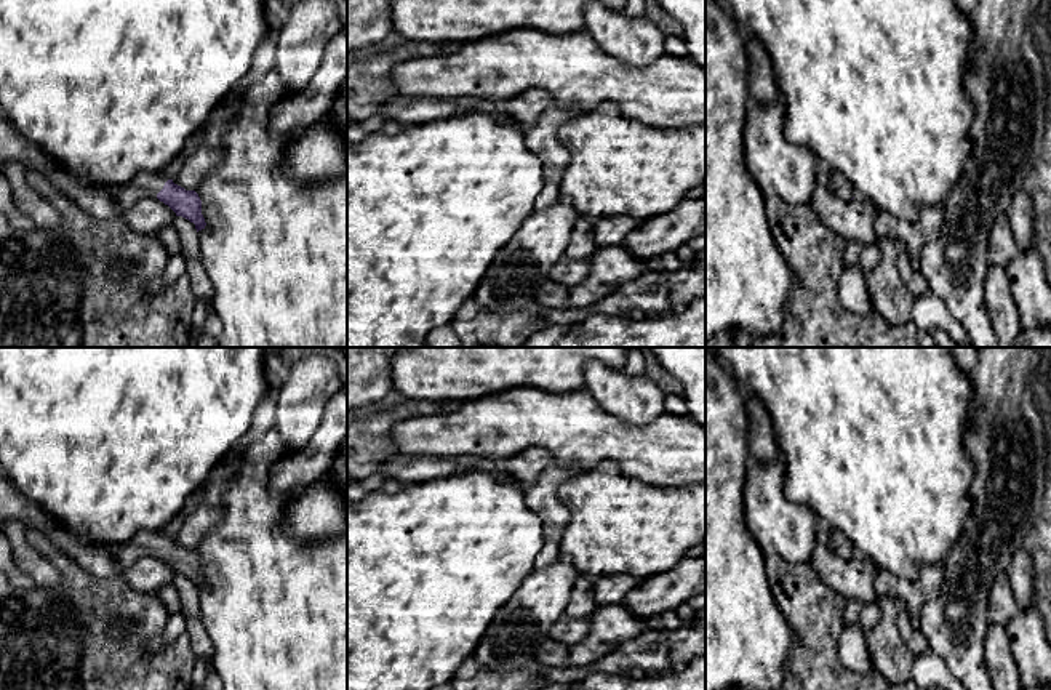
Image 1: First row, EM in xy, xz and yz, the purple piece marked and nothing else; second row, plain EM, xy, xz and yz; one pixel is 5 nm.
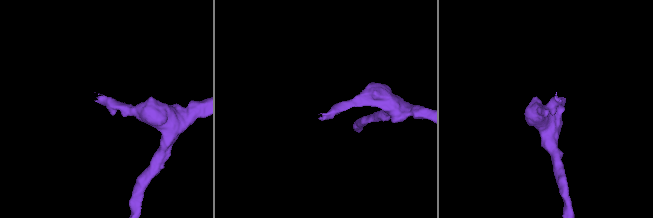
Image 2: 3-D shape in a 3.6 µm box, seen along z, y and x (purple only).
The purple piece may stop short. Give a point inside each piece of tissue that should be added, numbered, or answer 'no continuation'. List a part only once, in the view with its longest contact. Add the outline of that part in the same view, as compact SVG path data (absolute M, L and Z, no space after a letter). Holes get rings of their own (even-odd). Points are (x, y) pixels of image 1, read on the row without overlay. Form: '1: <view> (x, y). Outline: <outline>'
1: xy (103, 561). Outline: M0 472L0 520L19 520L40 530L96 578L123 575L139 559L157 557L168 540L162 532L141 532L128 544L88 544L59 525L51 525L42 507L21 495L3 472Z

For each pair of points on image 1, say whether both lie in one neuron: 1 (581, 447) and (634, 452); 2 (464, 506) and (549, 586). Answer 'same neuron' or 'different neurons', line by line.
1: same neuron
2: different neurons

